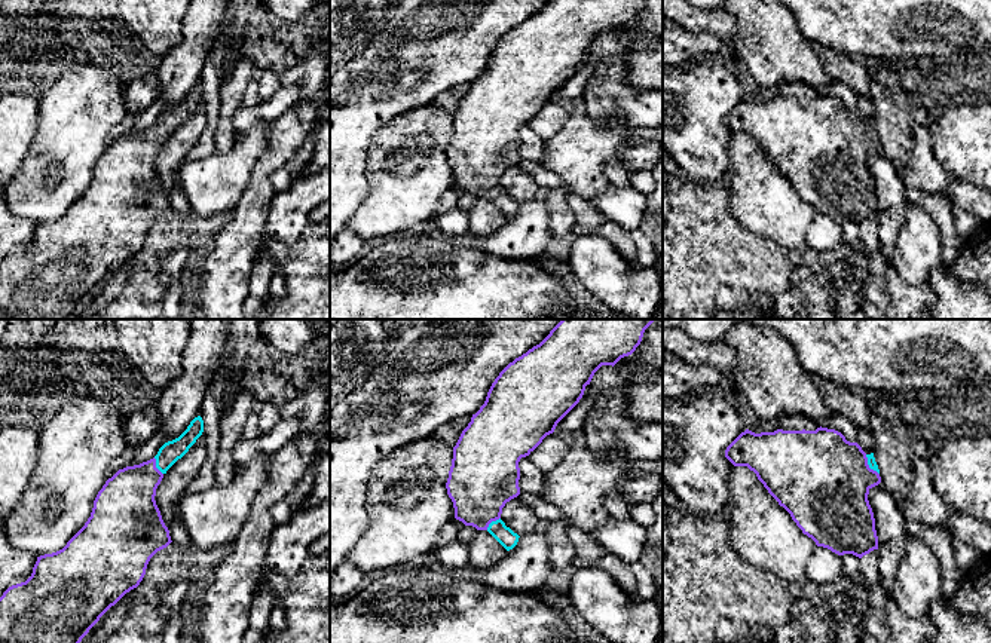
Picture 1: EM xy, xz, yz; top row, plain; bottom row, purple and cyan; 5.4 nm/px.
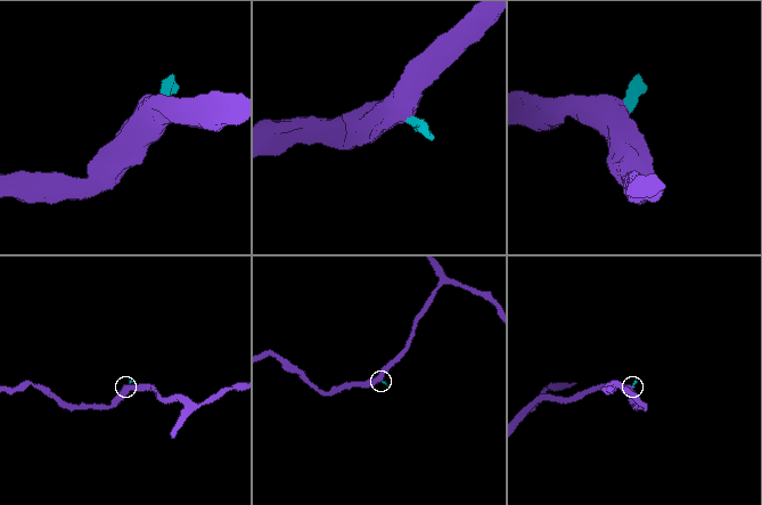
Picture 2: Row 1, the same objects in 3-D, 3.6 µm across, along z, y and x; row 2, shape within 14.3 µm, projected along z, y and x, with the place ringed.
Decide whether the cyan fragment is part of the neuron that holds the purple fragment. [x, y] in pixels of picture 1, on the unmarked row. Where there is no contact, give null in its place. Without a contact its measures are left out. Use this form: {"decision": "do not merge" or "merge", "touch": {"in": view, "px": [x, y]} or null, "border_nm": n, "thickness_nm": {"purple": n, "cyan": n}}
{"decision": "merge", "touch": {"in": "yz", "px": [868, 132]}, "border_nm": 130, "thickness_nm": {"purple": 480, "cyan": 50}}

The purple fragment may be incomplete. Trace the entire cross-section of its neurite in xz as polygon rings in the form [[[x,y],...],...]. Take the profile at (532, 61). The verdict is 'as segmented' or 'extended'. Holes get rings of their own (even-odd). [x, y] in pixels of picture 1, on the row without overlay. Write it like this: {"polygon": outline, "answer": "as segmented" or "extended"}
{"polygon": [[[550,0],[510,30],[453,114],[446,156],[455,186],[477,198],[487,198],[507,218],[513,217],[520,203],[505,193],[501,181],[505,171],[520,162],[520,126],[554,99],[557,91],[579,70],[599,36],[614,34],[631,22],[642,4],[643,0]]], "answer": "extended"}

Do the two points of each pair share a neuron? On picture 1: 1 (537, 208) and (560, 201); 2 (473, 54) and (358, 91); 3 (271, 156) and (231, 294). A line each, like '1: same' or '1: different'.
1: different
2: same
3: same

